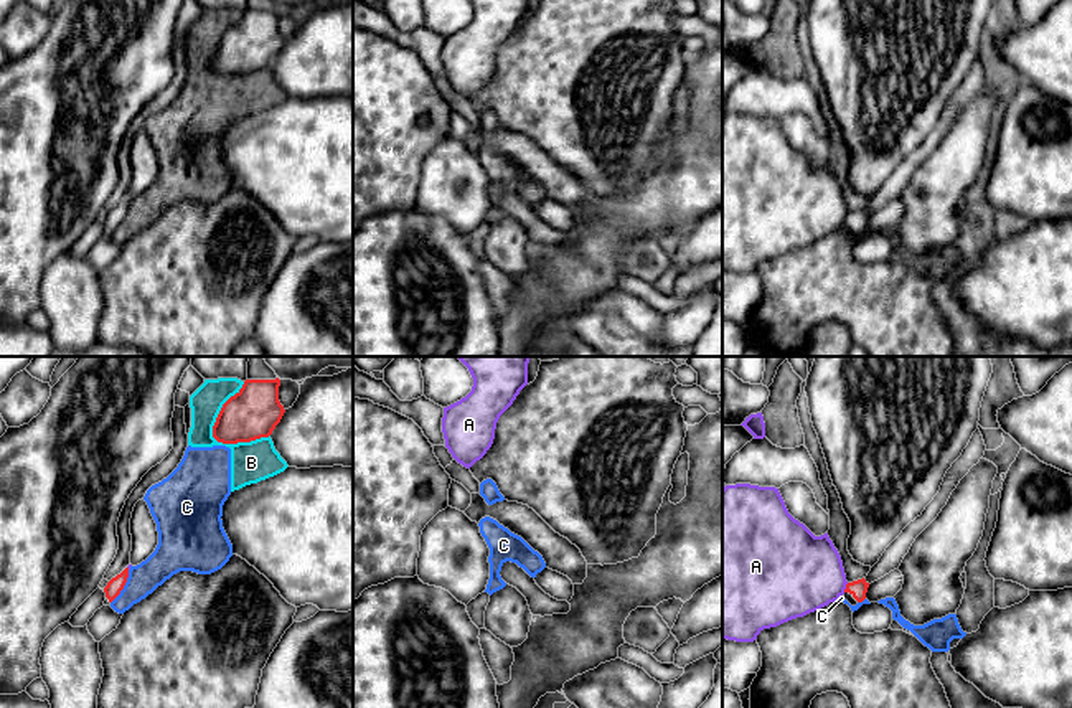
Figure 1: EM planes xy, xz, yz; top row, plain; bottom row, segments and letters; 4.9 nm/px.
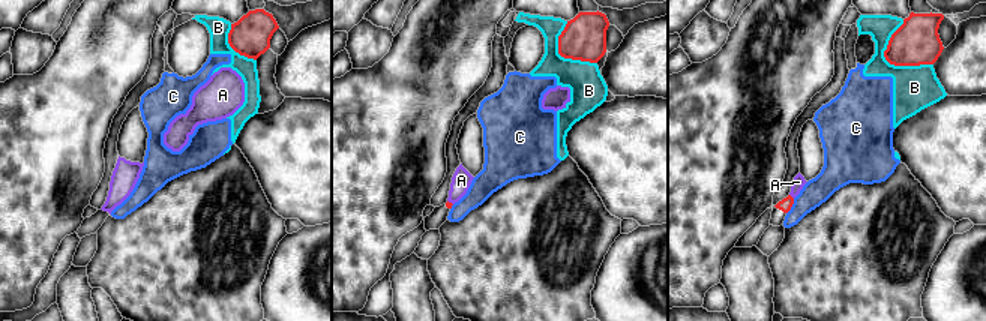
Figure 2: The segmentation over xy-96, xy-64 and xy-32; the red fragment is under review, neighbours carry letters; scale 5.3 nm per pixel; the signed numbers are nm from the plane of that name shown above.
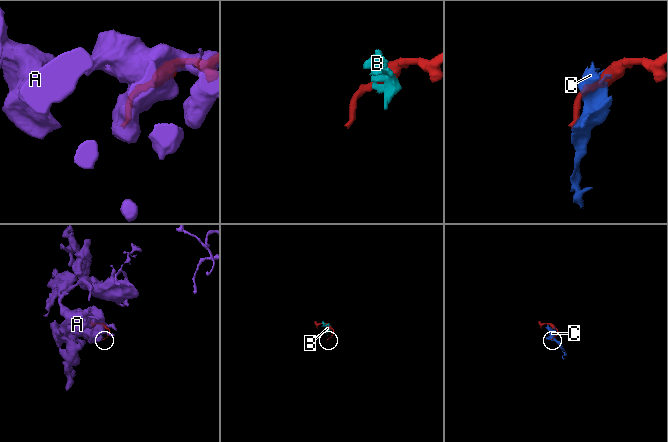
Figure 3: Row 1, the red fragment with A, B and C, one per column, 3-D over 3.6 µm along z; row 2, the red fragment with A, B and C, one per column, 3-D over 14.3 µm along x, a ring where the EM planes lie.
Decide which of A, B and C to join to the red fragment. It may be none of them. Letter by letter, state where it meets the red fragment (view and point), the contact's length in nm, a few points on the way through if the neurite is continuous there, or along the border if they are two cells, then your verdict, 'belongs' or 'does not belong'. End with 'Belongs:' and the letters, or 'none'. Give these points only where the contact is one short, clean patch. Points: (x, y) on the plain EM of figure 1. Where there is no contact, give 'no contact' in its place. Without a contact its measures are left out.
A: contact yz (846, 218); length 50 nm; does not belong
B: contact xy (220, 43); length 340 nm; does not belong
C: contact xy (124, 215); length 190 nm; does not belong
Belongs: none

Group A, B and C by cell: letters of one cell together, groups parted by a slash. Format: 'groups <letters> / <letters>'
groups A / B C

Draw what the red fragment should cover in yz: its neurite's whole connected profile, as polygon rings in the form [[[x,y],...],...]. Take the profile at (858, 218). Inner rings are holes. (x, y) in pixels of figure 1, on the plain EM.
[[[863,208],[848,213],[843,226],[851,236],[856,236],[858,233],[863,233],[866,229],[867,218],[869,213]]]

